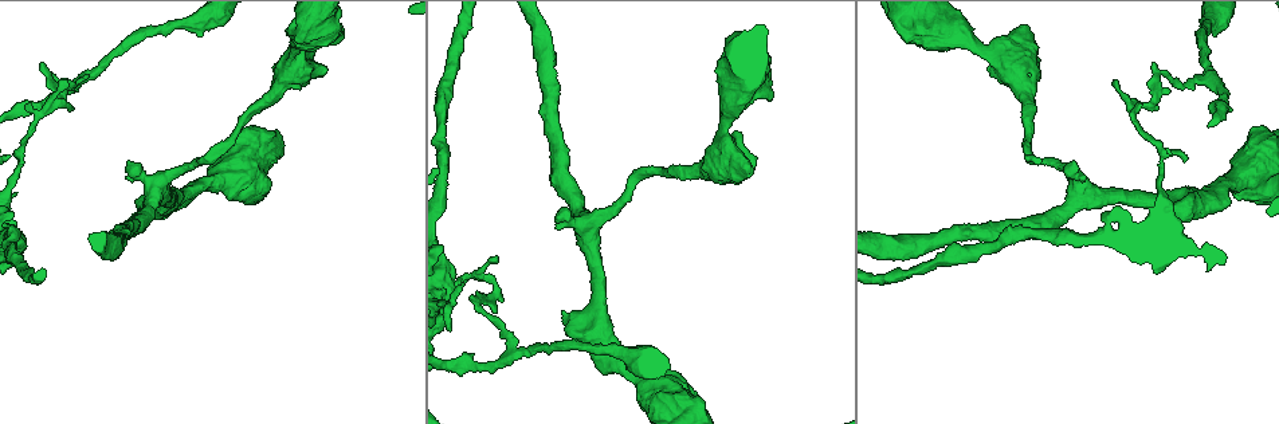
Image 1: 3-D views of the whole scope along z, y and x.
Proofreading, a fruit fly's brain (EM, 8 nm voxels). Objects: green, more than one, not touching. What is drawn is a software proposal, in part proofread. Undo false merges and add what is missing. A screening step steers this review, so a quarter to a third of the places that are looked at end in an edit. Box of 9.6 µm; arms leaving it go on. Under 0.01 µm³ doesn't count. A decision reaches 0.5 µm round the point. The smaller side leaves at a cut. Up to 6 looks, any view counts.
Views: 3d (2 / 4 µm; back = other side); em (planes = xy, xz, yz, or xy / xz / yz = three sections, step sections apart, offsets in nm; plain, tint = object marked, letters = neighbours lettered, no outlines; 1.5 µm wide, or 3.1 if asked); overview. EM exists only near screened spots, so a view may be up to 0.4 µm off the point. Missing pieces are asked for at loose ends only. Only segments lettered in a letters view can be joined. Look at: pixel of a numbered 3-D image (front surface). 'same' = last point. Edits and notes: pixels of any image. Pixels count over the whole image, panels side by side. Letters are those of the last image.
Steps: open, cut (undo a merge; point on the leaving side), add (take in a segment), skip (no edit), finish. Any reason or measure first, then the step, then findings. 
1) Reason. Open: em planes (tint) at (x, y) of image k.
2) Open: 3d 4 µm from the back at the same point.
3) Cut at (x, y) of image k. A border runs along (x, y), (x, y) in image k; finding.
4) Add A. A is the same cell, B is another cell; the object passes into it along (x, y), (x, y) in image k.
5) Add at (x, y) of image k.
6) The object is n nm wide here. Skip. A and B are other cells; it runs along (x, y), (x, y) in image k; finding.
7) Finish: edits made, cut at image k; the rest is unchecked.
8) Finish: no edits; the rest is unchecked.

Thick end. Open: em planes (plain) at (126, 163) of image 1.

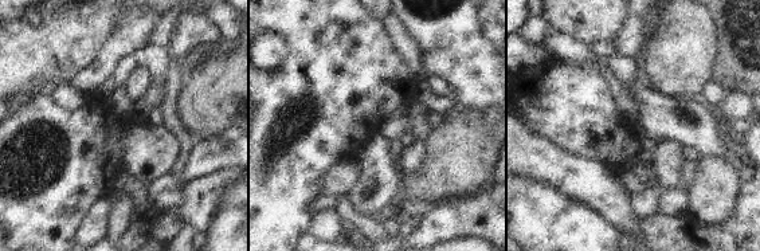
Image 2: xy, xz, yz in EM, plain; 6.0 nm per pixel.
See the neighbours. Open: em planes (letters) at the same point.

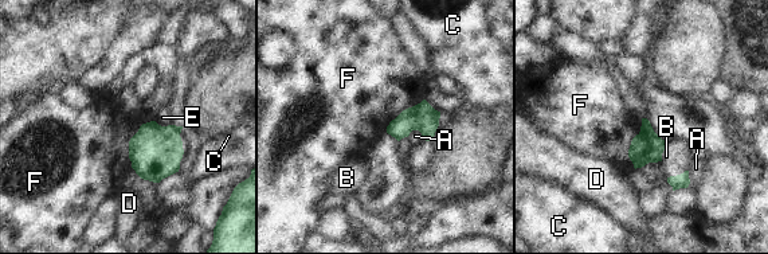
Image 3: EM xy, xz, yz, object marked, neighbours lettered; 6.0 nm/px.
The longest contact is with F, 300 nm. Add B. B is the same cell, A, C, D, E and F are other cells; the object passes into it along (682, 180), (677, 175), (677, 156) in image 3; the neuron continues.

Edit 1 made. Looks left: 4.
Redraw. Open: overview.

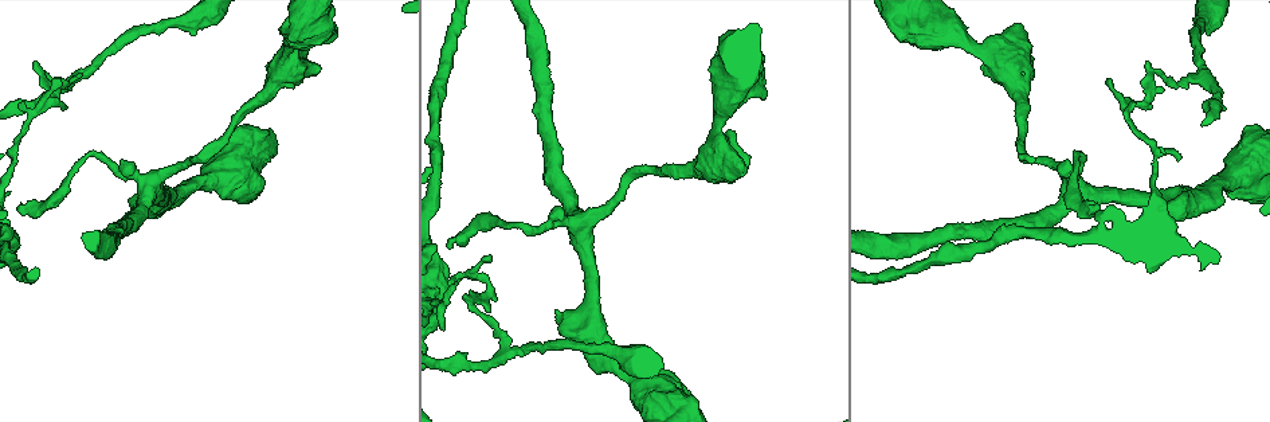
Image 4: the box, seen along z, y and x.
Open: 3d 4 µm at (557, 313) of image 4.

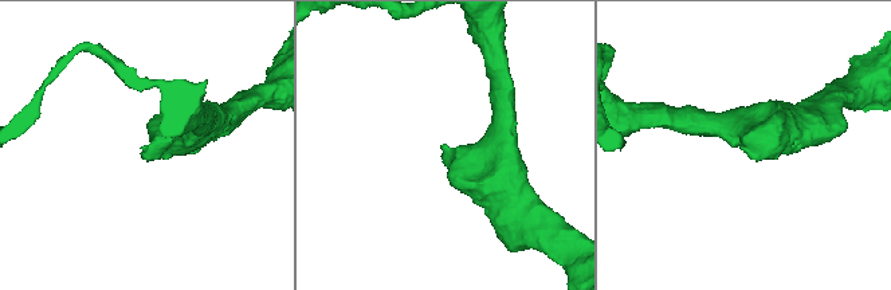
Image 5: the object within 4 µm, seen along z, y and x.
Open: em planes (tint) at (142, 149) of image 5.

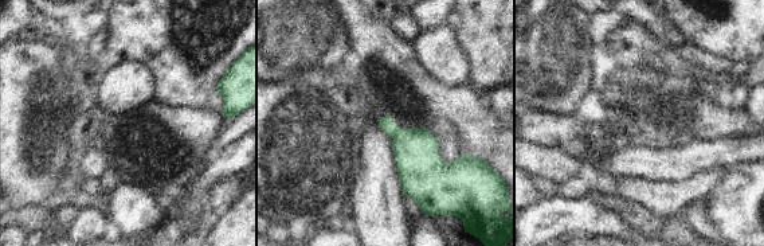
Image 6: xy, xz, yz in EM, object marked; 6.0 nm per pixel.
Open: em planes (letters) at the same point.

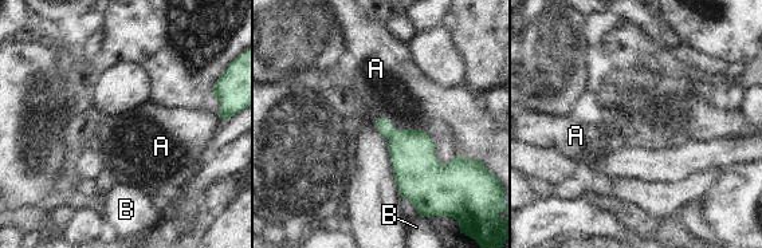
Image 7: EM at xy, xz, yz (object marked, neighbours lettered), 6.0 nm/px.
Skip. A and B are other cells; a border runs along (374, 119), (420, 128), (435, 142) in image 7; none of them fits.

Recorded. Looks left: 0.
Finish: edits made, add at image 3; the rest is unchecked.

